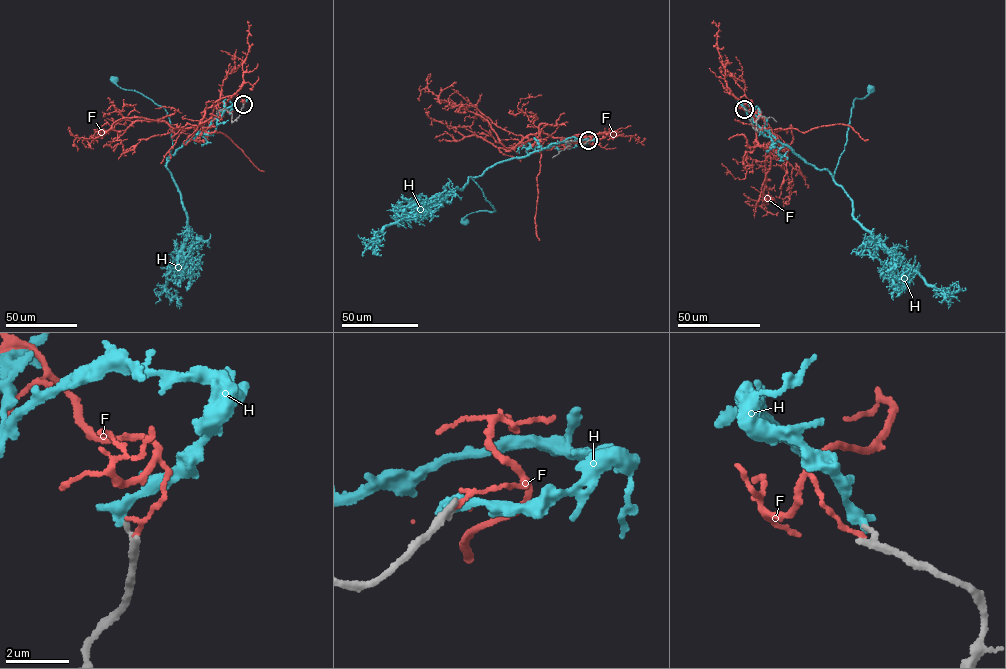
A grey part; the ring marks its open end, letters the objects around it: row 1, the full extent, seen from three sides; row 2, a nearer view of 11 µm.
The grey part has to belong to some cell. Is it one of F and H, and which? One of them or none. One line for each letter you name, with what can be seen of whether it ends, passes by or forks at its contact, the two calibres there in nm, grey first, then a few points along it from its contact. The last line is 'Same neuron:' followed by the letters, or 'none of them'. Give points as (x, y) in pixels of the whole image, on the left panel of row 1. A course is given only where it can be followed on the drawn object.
Same neuron: none of them

